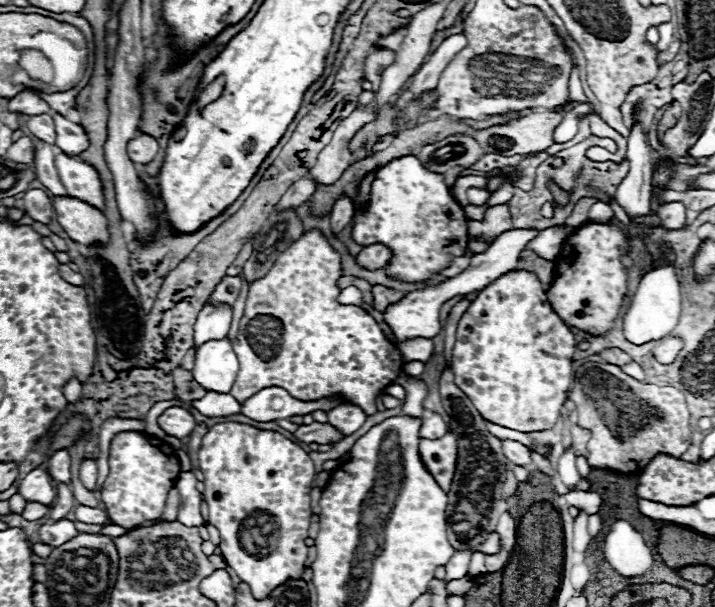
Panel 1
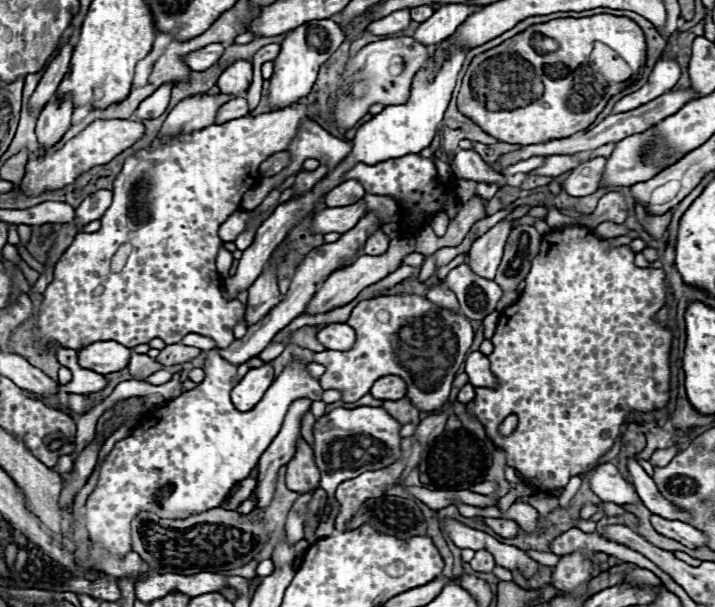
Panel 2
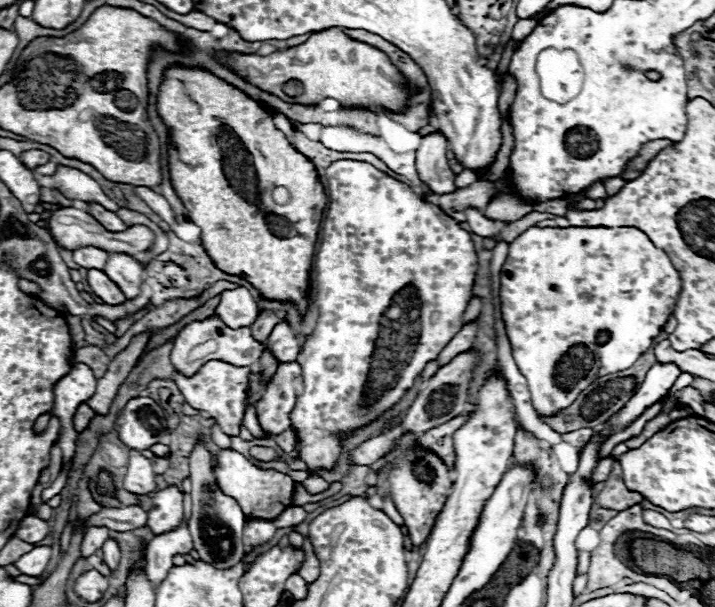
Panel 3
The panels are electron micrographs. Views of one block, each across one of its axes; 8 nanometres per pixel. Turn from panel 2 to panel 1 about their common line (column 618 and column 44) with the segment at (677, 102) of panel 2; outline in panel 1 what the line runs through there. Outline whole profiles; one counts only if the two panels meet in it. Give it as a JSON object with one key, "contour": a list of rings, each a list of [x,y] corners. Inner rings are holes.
{"contour":[[[50,114],[32,116],[32,118],[28,120],[28,130],[30,130],[36,138],[40,138],[40,140],[44,140],[44,142],[48,142],[48,144],[54,144],[56,130],[54,130],[54,120],[52,120]]]}

